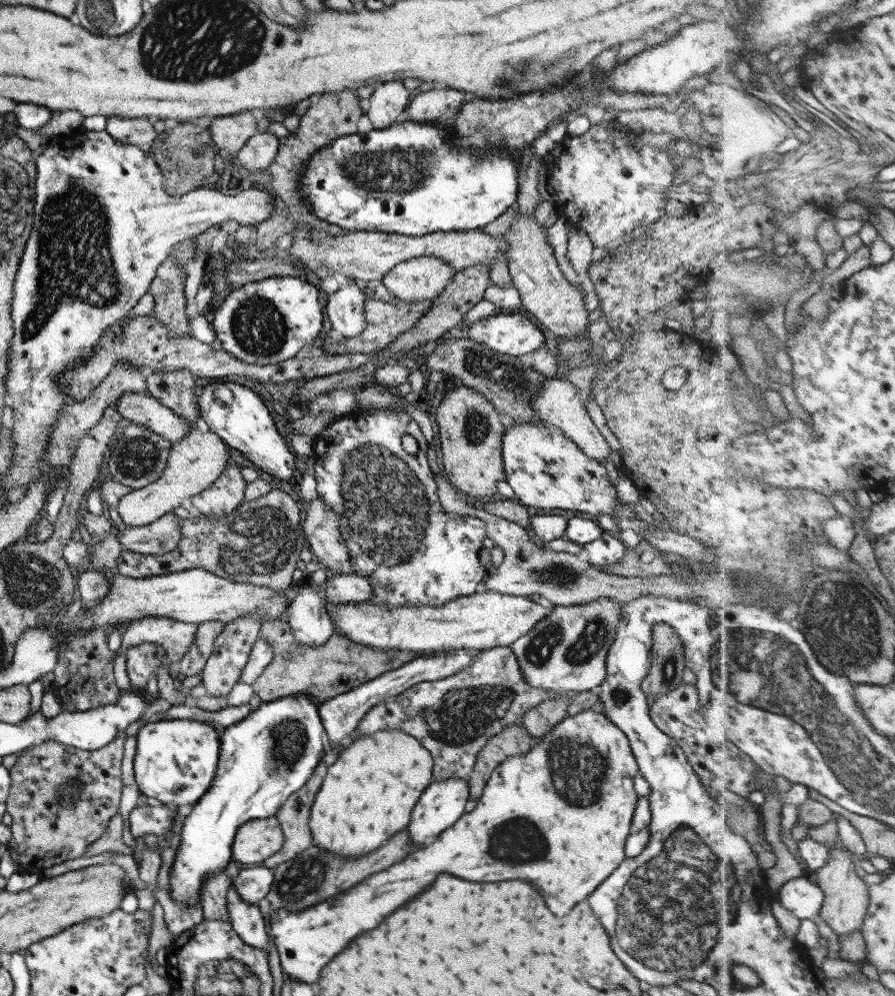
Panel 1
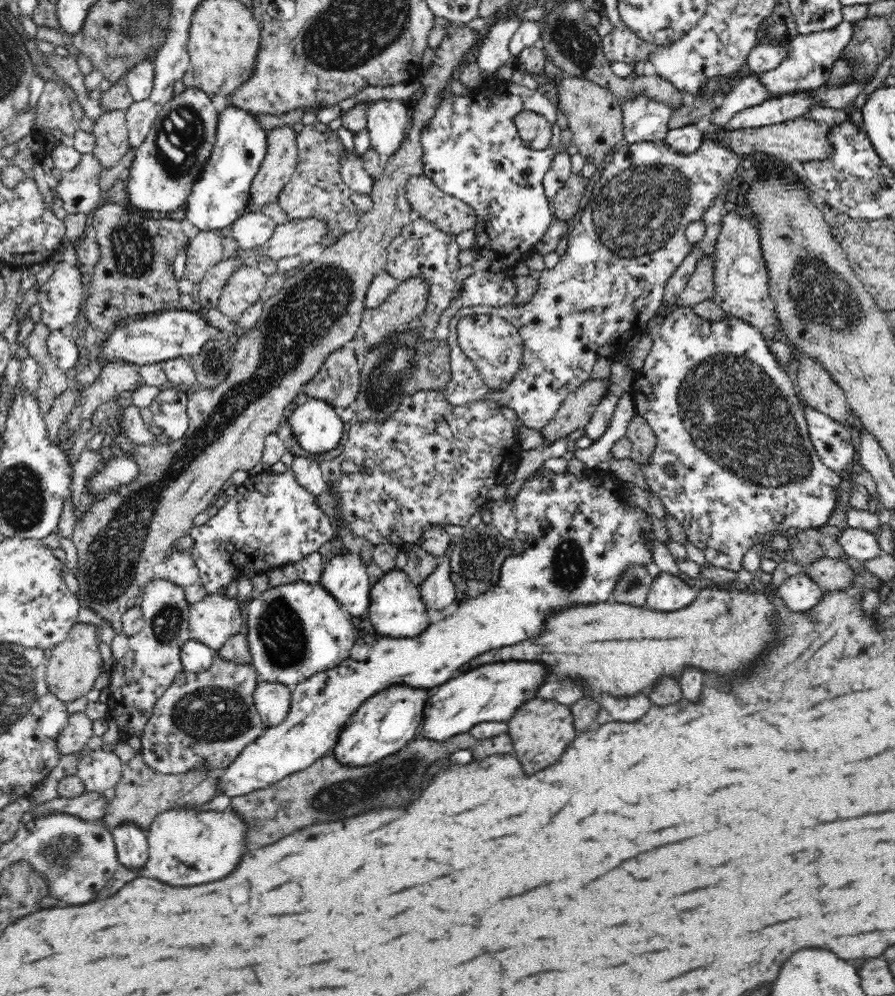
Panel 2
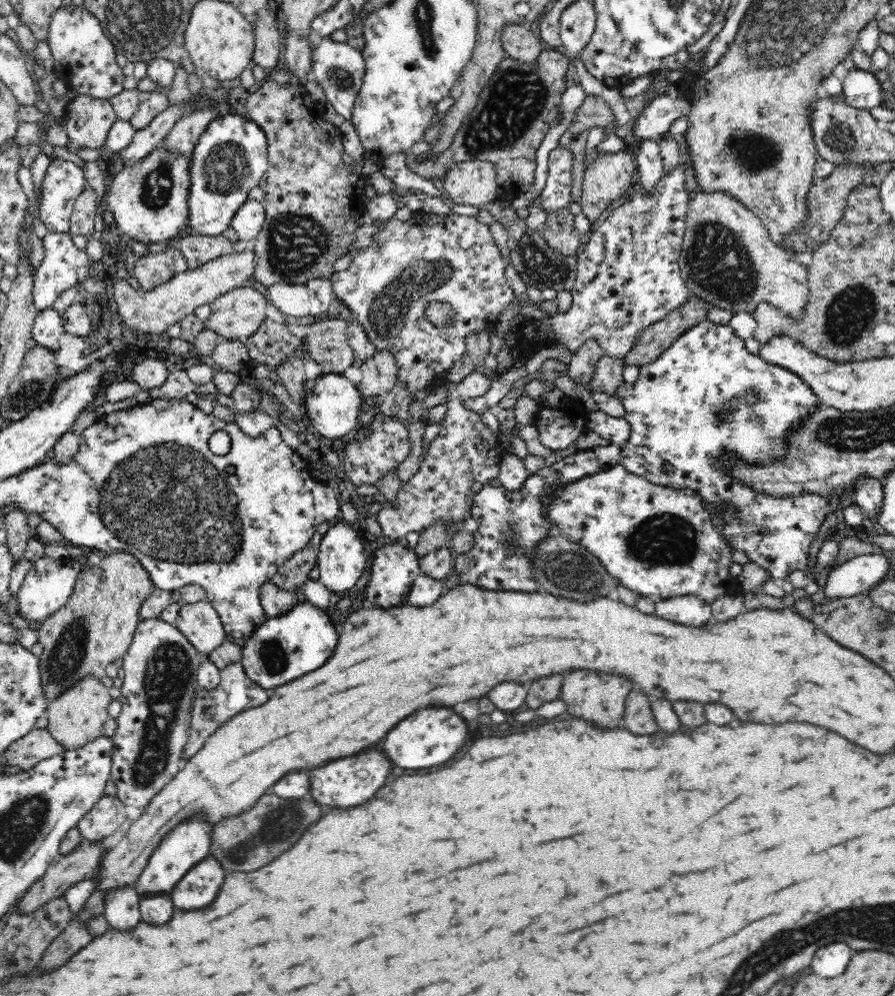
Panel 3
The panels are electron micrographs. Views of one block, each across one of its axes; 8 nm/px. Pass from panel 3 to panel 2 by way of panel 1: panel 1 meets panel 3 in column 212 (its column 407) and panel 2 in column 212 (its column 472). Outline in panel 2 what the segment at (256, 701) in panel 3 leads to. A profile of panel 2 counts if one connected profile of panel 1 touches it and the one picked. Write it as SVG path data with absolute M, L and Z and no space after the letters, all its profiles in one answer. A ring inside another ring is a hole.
M218 653L208 670L180 673L155 703L152 717L140 736L146 765L171 775L192 769L226 769L266 729L254 705L258 679L253 666L236 664Z

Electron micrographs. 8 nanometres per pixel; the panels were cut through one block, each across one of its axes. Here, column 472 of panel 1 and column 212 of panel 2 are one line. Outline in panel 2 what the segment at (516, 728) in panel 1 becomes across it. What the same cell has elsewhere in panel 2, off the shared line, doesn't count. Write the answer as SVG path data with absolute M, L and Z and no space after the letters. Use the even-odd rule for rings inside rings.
M133 735L126 739L128 745L135 751L135 756L128 763L123 763L122 776L113 791L106 798L105 818L102 819L106 829L112 832L118 825L132 822L140 829L147 831L154 818L165 810L174 807L198 807L210 802L216 794L222 770L192 769L182 774L162 774L146 765L142 758L142 740L140 735Z

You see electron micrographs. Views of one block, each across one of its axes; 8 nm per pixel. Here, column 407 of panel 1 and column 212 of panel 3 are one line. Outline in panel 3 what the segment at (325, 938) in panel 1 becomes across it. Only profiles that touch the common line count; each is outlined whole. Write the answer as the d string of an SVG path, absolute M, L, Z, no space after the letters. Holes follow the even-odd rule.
M211 855L192 866L176 890L172 890L172 902L178 910L200 910L210 906L224 882L224 870Z

